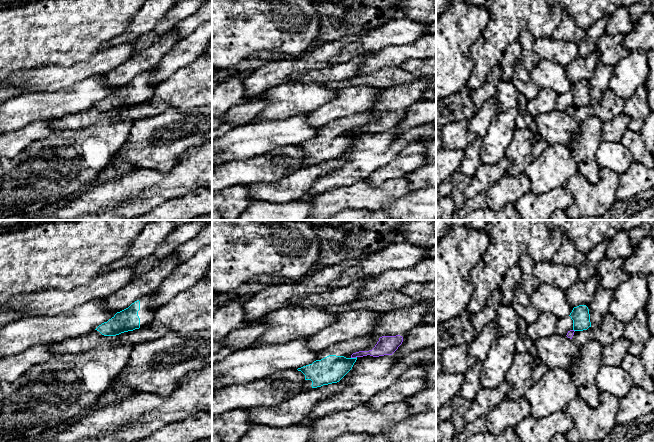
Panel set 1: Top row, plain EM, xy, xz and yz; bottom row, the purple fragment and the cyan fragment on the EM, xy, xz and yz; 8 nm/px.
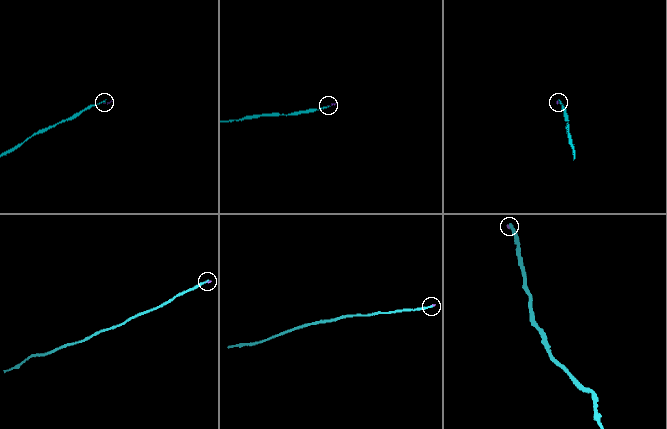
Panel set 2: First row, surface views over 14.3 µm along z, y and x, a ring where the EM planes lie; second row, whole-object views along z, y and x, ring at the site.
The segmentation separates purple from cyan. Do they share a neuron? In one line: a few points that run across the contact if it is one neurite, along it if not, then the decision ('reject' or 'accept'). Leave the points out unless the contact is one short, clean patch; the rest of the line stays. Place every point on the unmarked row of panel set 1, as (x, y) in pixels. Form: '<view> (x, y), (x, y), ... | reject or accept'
xz (356, 132), (351, 134) | reject

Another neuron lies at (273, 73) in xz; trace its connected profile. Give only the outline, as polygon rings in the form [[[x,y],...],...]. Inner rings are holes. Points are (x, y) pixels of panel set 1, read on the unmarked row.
[[[360,35],[326,42],[306,50],[301,57],[268,61],[265,65],[251,71],[243,78],[245,96],[254,99],[273,86],[291,82],[307,70],[322,69],[330,66],[330,61],[349,43]]]

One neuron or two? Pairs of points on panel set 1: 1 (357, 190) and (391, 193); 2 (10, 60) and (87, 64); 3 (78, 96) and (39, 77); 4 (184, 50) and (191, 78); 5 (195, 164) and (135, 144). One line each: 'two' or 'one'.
1: one
2: two
3: two
4: two
5: two

